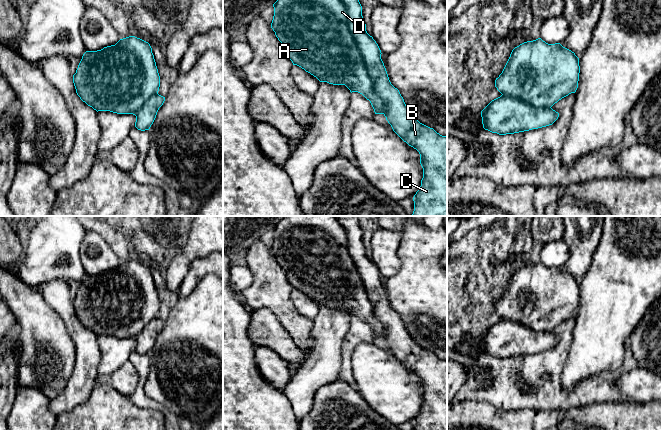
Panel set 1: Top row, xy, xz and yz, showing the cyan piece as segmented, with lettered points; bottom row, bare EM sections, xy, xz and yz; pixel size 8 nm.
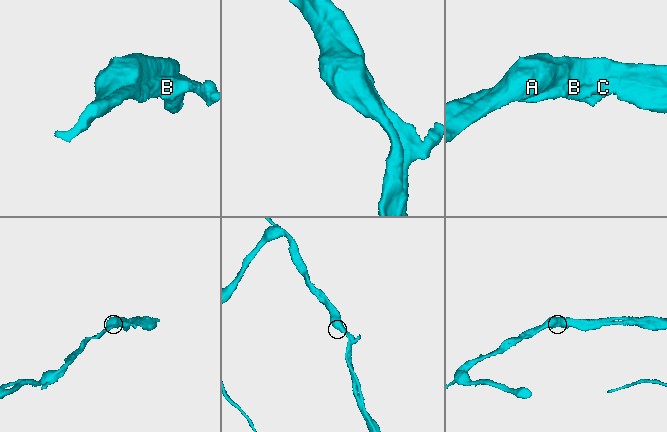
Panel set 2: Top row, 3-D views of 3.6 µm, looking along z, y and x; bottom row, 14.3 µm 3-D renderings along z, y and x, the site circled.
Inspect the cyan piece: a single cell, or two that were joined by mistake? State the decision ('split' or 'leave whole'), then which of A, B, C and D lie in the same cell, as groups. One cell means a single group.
leave whole | A B C D

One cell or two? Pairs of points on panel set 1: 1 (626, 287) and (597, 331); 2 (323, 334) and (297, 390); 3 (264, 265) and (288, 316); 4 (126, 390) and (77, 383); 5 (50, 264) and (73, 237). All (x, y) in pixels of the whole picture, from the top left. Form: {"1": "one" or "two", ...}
{"1": "one", "2": "one", "3": "one", "4": "two", "5": "one"}

